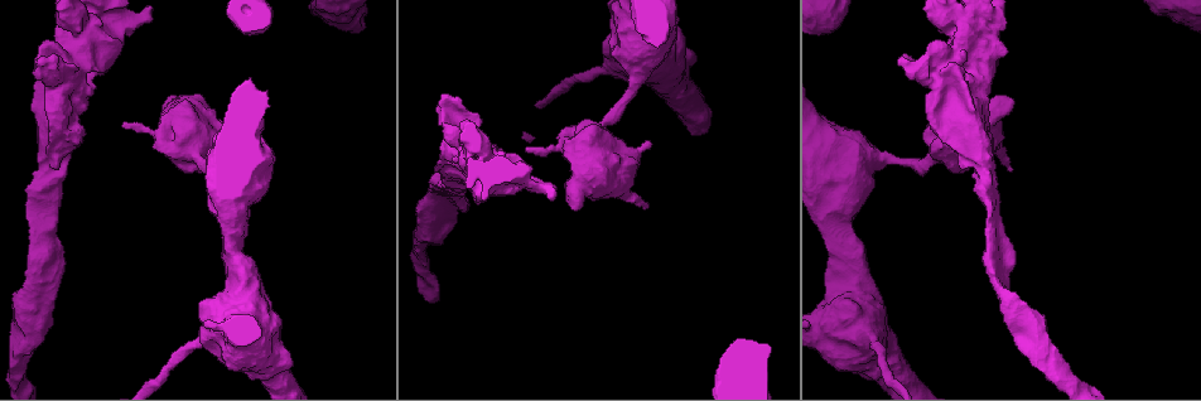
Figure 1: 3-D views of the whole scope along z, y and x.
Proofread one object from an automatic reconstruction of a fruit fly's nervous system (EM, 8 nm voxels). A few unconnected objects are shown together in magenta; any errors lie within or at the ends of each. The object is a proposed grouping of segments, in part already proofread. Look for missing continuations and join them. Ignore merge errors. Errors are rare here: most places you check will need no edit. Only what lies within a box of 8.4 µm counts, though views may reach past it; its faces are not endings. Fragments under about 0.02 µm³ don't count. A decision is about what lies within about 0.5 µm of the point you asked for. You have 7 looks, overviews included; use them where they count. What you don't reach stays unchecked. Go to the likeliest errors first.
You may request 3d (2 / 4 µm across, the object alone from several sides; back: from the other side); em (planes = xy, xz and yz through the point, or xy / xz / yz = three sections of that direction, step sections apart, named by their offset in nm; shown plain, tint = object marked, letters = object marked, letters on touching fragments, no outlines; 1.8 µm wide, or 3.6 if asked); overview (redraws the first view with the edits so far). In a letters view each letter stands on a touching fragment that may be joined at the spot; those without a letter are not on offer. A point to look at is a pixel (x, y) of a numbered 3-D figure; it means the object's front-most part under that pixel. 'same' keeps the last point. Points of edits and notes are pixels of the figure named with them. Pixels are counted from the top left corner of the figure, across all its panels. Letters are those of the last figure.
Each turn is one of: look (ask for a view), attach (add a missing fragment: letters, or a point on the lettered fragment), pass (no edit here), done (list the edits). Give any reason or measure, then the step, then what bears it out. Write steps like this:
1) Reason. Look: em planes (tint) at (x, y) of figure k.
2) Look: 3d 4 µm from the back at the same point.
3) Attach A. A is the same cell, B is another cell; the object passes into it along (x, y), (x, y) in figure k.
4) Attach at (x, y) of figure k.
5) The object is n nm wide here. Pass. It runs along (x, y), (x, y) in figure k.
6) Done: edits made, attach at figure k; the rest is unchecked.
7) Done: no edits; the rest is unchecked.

Thick turns thin. Look: 3d 4 µm at (859, 295) of figure 1.

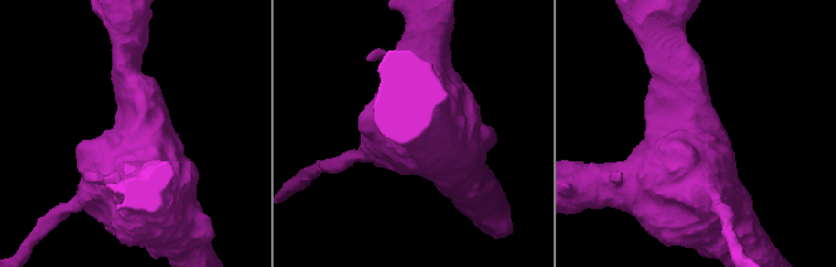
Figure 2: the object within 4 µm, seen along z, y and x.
Look: em 3.6 µm planes (letters) at (432, 132) of figure 2.

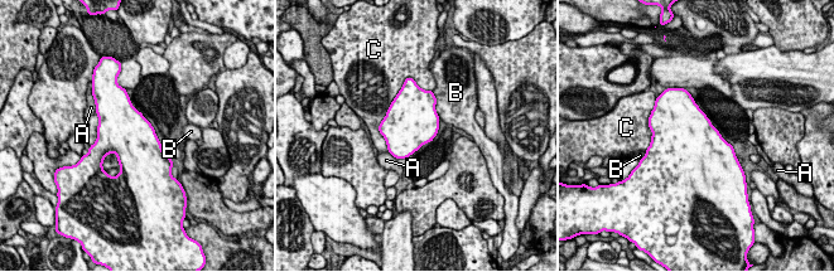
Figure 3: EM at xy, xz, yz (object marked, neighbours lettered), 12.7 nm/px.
The longest contact is with C, 750 nm. Pass. A, B and C are other cells; a border runs along (432, 91), (435, 112), (440, 118) in figure 3; none of them fits.

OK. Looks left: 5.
Sharp bend. Look: em xz step 8 (letters) at (92, 29) of figure 1.

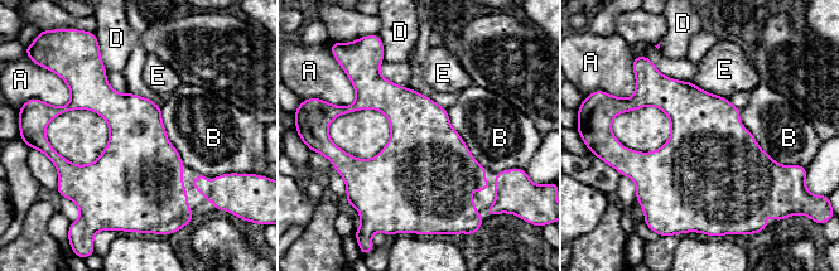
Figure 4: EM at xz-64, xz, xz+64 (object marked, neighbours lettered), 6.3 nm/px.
Pass. A, B, D and E are other cells; a border runs along (739, 109), (757, 145), (785, 165) in figure 4; none of them fits.

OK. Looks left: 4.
Tapers out. Look: em planes (letters) at (527, 153) of figure 1.

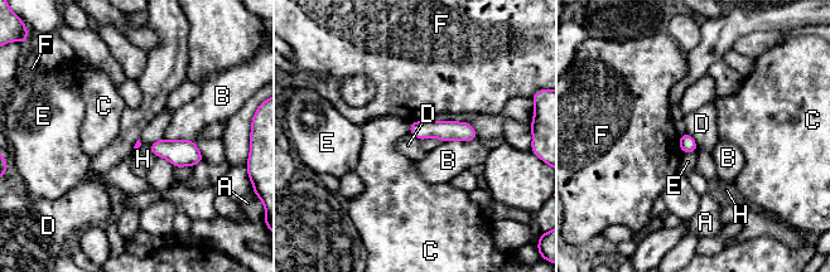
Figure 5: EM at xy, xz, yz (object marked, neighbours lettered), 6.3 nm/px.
Pass. A, B, C, D, E, F and H are other cells; a border runs along (685, 132), (694, 139), (698, 149) in figure 5; none of them fits.

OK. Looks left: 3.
Done: no edits; the rest is unchecked.

